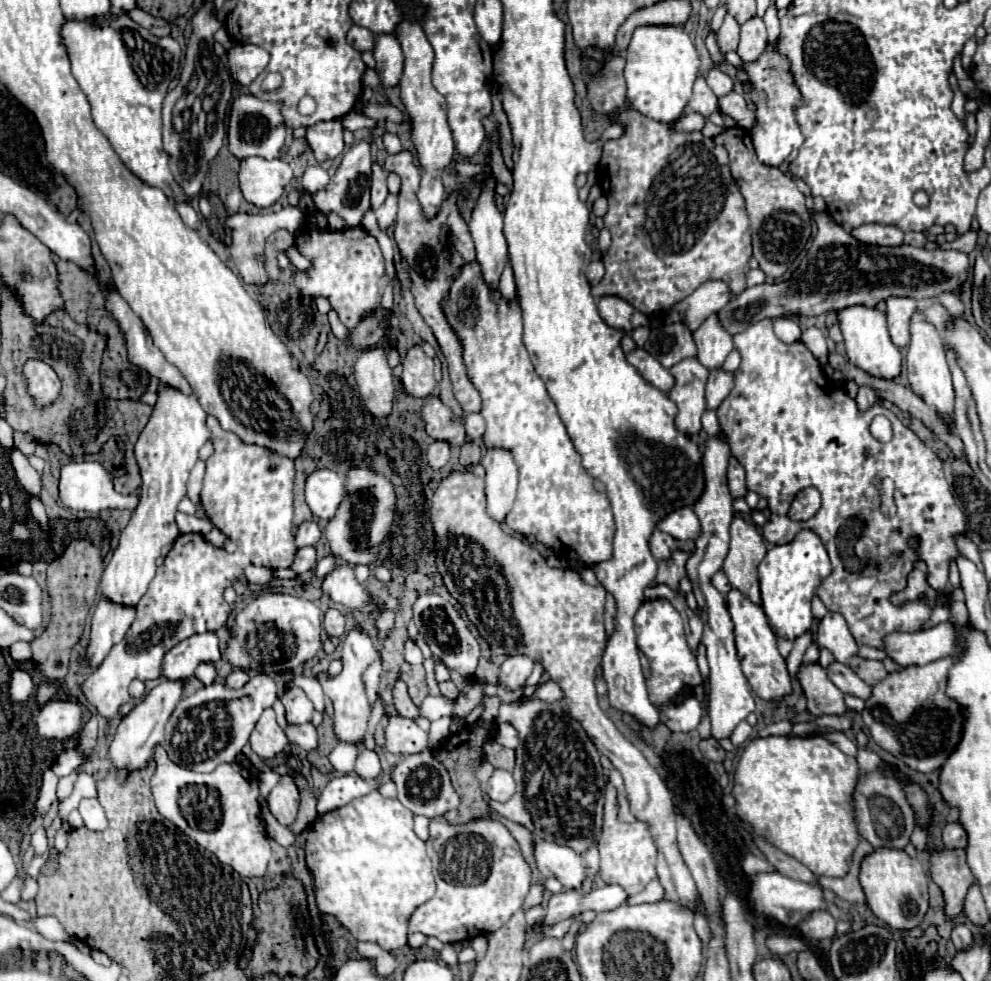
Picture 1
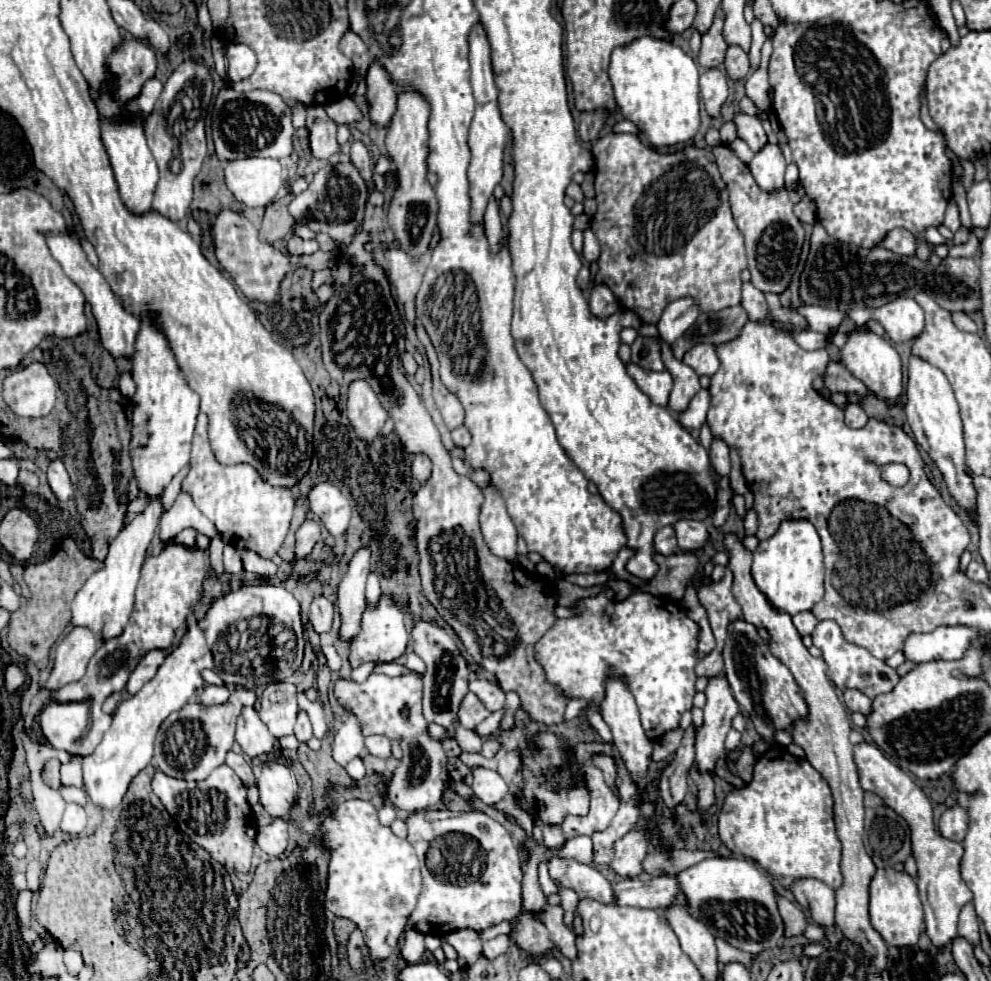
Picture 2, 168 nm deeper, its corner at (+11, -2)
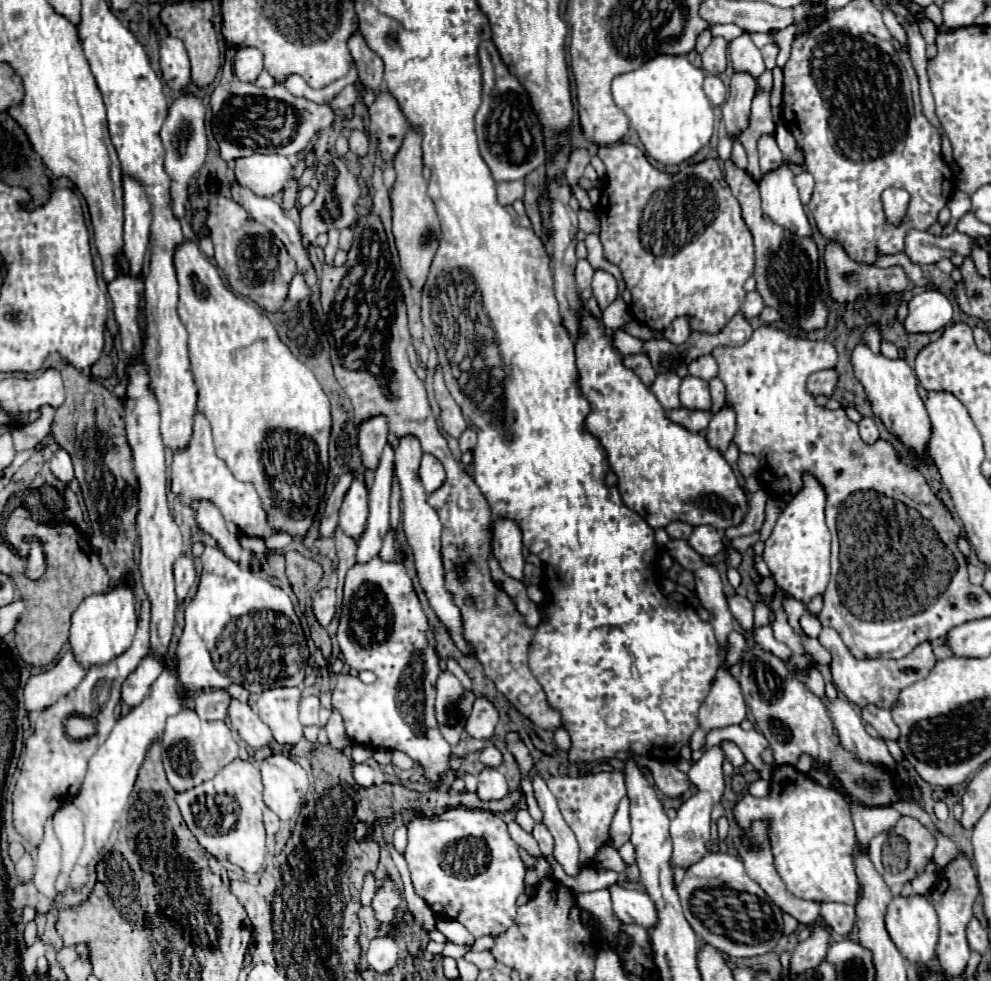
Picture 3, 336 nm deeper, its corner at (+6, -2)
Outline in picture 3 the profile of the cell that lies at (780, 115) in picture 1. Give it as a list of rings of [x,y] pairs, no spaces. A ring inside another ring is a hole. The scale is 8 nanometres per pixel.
[[[786,164],[764,174],[760,182],[760,194],[762,194],[762,210],[774,224],[798,236],[812,236],[804,204],[798,198],[794,174]]]

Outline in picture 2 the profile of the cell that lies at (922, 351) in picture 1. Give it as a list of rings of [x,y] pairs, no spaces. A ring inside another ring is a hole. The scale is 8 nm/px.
[[[915,354],[909,356],[909,378],[905,386],[905,412],[907,422],[913,430],[915,442],[933,458],[933,462],[939,466],[943,480],[947,482],[949,492],[953,498],[967,510],[975,508],[975,490],[971,476],[965,468],[965,444],[963,444],[963,422],[959,418],[959,406],[953,396],[953,390],[949,386],[949,380],[941,370],[925,362],[923,358],[917,358]]]

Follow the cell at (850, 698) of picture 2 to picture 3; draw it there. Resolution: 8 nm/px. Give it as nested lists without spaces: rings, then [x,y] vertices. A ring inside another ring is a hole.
[[[866,706],[866,708],[862,708],[862,718],[864,718],[864,722],[874,726],[874,730],[880,734],[880,738],[884,742],[888,742],[888,740],[898,742],[900,730],[898,730],[898,726],[892,720],[892,714],[888,710],[882,710],[878,706]]]

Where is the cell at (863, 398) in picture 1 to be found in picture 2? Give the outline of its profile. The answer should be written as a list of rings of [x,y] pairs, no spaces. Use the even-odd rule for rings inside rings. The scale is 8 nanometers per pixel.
[[[847,404],[845,408],[845,424],[849,428],[863,428],[867,422],[867,414],[859,404]]]

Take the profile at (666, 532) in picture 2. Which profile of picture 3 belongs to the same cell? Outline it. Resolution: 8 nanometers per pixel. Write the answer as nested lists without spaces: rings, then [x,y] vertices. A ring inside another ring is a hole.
[[[670,522],[666,526],[666,532],[668,532],[670,538],[684,538],[684,540],[688,540],[690,534],[692,534],[692,528],[694,526],[690,526],[686,522]]]

